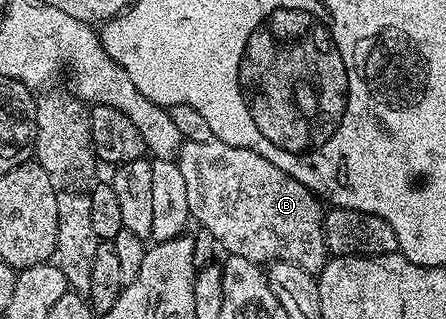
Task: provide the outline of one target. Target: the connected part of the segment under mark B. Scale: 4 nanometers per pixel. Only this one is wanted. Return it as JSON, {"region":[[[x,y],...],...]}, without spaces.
{"region":[[[214,138],[209,142],[184,140],[177,163],[185,177],[185,190],[189,193],[191,220],[209,230],[224,253],[249,258],[260,266],[277,260],[293,262],[293,266],[301,266],[301,270],[312,274],[327,265],[329,253],[323,237],[324,205],[315,193],[301,186],[297,178],[289,178],[285,170],[277,170],[277,166],[253,150],[229,146]]]}

